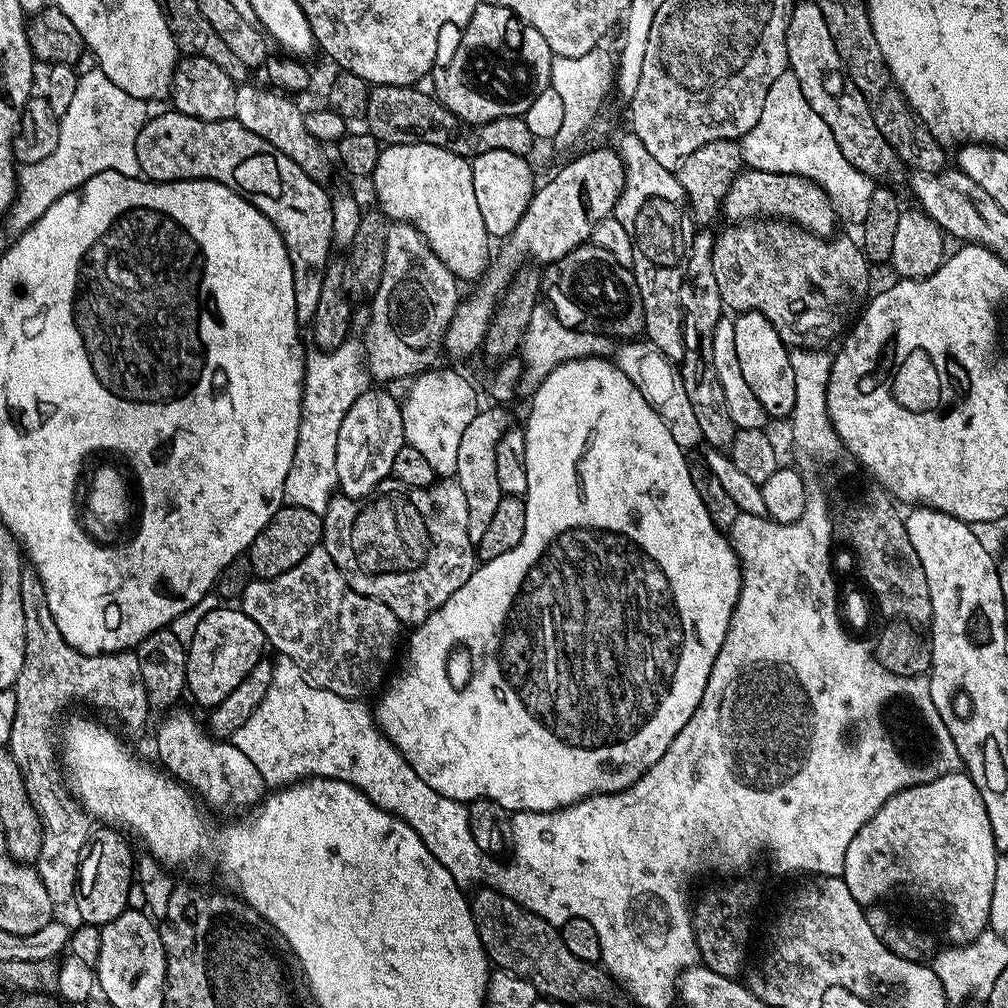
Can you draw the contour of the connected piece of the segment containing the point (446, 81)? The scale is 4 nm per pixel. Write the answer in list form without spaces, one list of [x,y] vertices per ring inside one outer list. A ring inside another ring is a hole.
[[[482,2],[461,32],[460,45],[453,50],[448,65],[437,67],[430,76],[436,99],[459,120],[485,124],[503,116],[523,116],[534,98],[551,85],[554,57],[546,38],[510,10]]]

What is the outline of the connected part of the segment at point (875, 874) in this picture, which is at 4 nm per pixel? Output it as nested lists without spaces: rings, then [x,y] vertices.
[[[951,770],[944,776],[933,775],[925,784],[895,792],[870,822],[854,834],[854,842],[846,850],[843,877],[846,886],[850,886],[850,894],[861,906],[879,905],[887,896],[913,896],[916,900],[945,904],[948,907],[947,943],[955,946],[974,942],[989,927],[997,857],[990,814],[986,814],[986,802],[982,802],[978,786],[974,786],[967,771]]]

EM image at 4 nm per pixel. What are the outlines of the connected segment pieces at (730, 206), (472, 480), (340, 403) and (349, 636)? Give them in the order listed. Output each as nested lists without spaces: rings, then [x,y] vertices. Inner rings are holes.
[[[741,170],[736,173],[736,177],[724,196],[722,216],[725,216],[728,222],[751,222],[760,217],[787,220],[789,224],[794,224],[797,228],[804,228],[815,236],[825,238],[831,237],[837,231],[835,228],[836,219],[838,219],[832,200],[807,176],[795,176],[792,172],[757,172],[755,170]]]
[[[481,407],[477,411],[474,422],[466,426],[466,434],[462,434],[462,443],[458,446],[458,469],[465,471],[462,483],[468,503],[468,533],[473,545],[482,542],[482,534],[486,534],[486,529],[490,526],[490,518],[494,518],[494,509],[498,507],[502,495],[498,486],[494,458],[498,442],[509,431],[510,425],[508,425],[508,416],[503,412],[505,410],[503,407],[491,407]]]
[[[349,338],[329,352],[308,350],[304,354],[304,389],[298,422],[298,440],[290,474],[284,483],[284,504],[302,510],[323,513],[337,491],[336,455],[338,454],[338,426],[351,410],[358,397],[369,391],[370,377],[361,341]]]
[[[322,546],[314,547],[298,566],[271,578],[254,578],[242,590],[238,607],[262,630],[265,641],[290,659],[301,671],[302,680],[311,687],[330,690],[347,700],[360,700],[384,678],[386,666],[394,652],[394,631],[400,628],[397,616],[382,602],[359,596],[345,576],[340,575],[334,558]]]

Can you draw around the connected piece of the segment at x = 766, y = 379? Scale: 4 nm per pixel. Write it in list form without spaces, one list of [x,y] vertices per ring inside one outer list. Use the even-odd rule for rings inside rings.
[[[742,312],[734,319],[734,350],[738,354],[738,366],[742,366],[742,378],[746,378],[750,390],[762,402],[762,410],[769,418],[776,416],[791,417],[796,401],[796,379],[794,378],[794,366],[790,355],[790,348],[787,348],[785,337],[774,330],[774,326],[763,316],[761,312]]]

